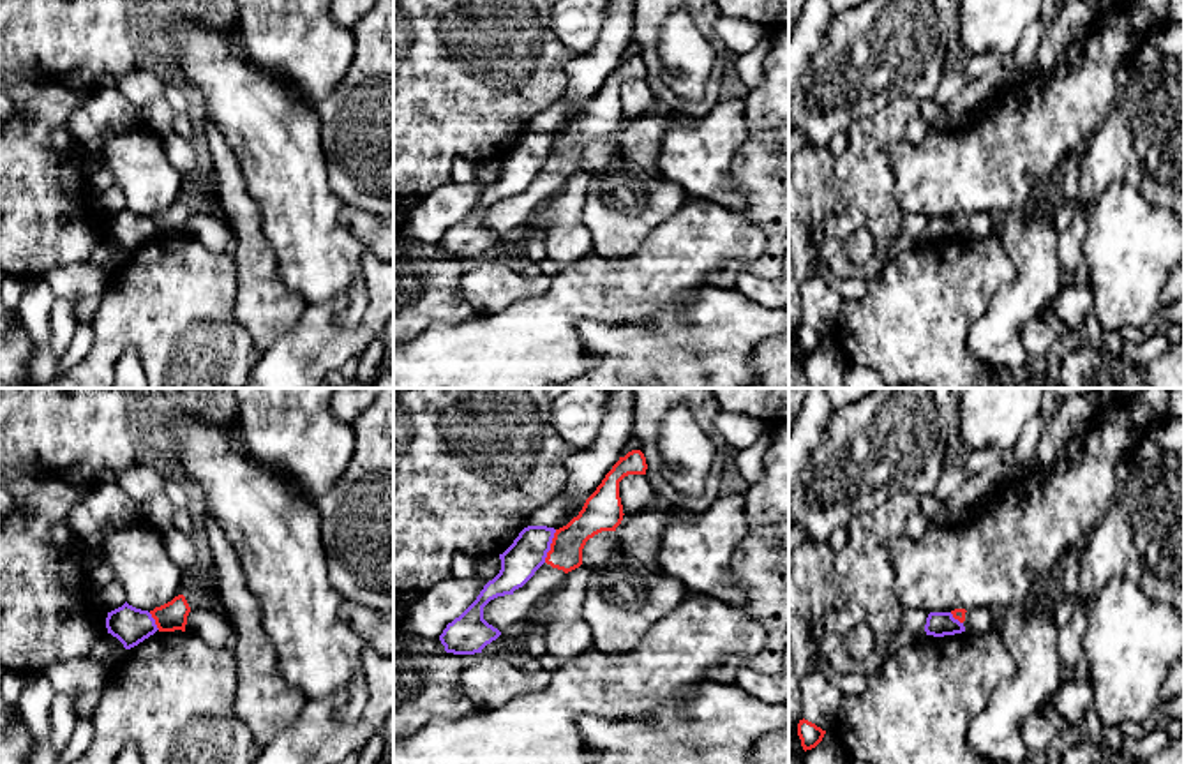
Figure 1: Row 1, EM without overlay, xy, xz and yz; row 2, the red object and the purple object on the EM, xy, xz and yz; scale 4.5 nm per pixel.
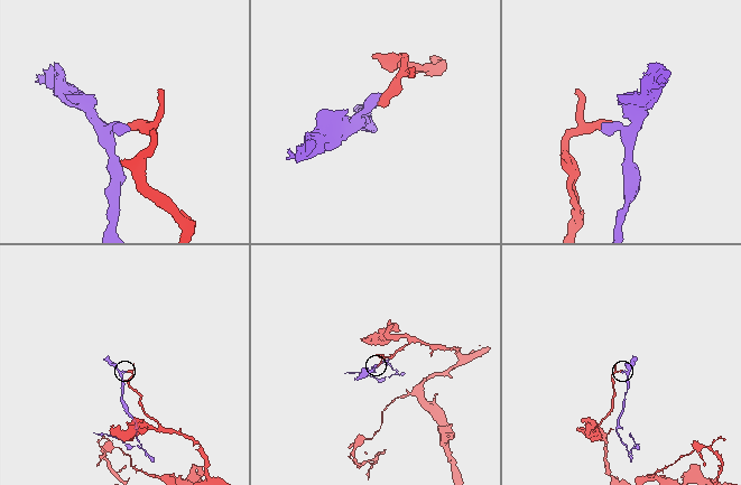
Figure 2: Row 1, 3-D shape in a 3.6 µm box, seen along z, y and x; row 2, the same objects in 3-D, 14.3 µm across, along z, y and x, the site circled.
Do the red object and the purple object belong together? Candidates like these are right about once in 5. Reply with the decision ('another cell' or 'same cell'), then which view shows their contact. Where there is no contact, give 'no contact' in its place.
another cell; meets red in xz

